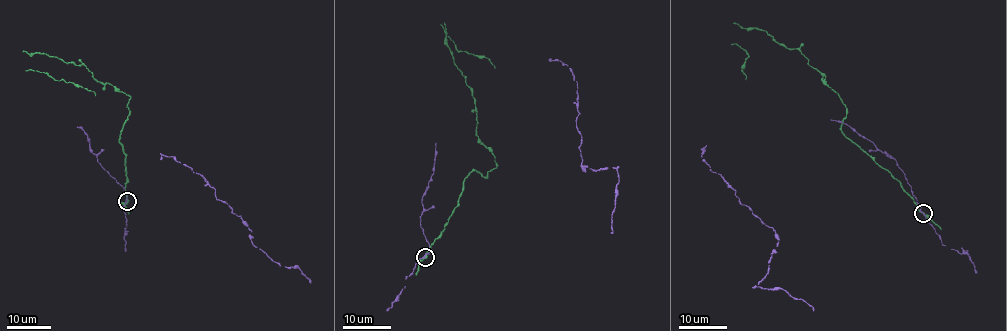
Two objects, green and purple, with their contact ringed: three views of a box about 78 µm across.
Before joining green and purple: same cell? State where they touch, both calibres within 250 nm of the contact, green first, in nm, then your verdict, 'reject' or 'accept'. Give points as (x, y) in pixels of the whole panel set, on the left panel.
place (127, 201); calibres 280 and 200 nm; accept

